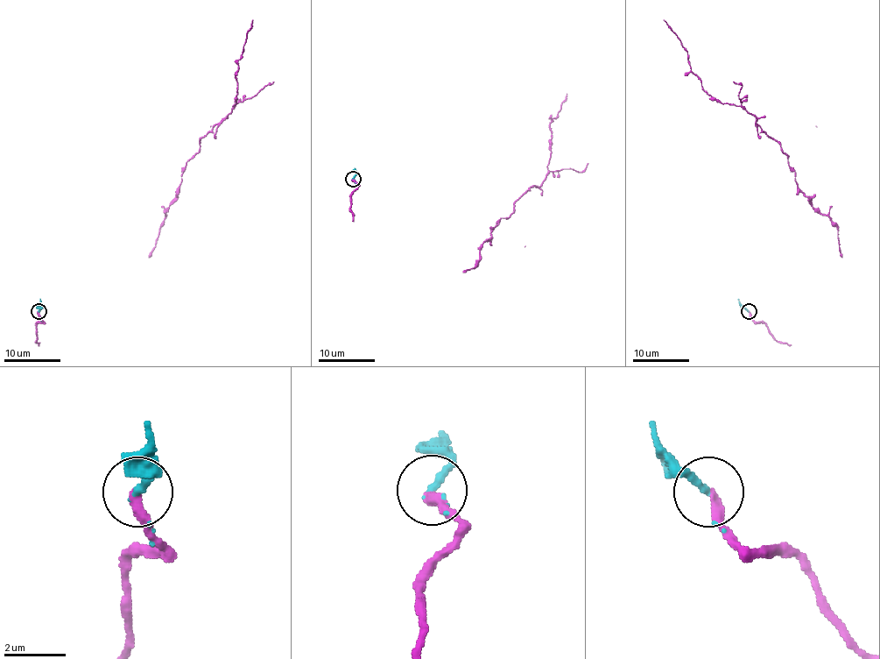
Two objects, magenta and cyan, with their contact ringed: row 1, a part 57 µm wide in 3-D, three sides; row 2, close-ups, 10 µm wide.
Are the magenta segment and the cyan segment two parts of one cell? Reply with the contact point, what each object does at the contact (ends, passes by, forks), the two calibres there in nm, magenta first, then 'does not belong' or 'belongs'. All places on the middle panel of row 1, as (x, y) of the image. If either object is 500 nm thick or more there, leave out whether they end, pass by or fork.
place (353, 179); magenta ends; cyan passes by; calibres 320 and 160 nm; belongs

